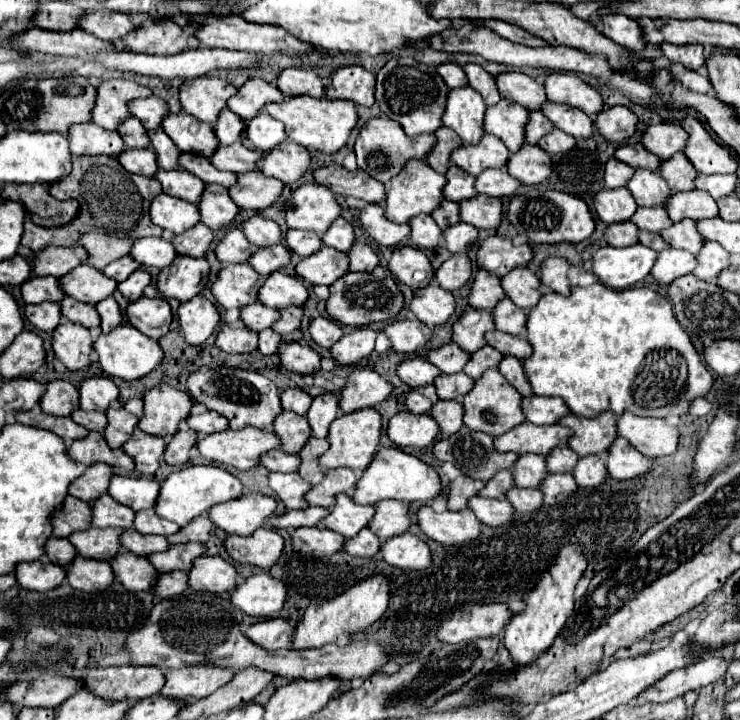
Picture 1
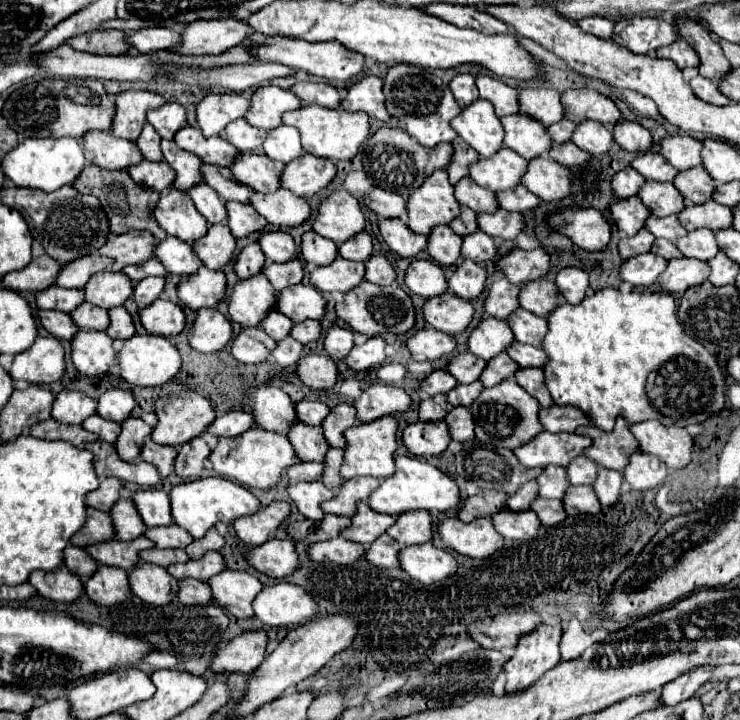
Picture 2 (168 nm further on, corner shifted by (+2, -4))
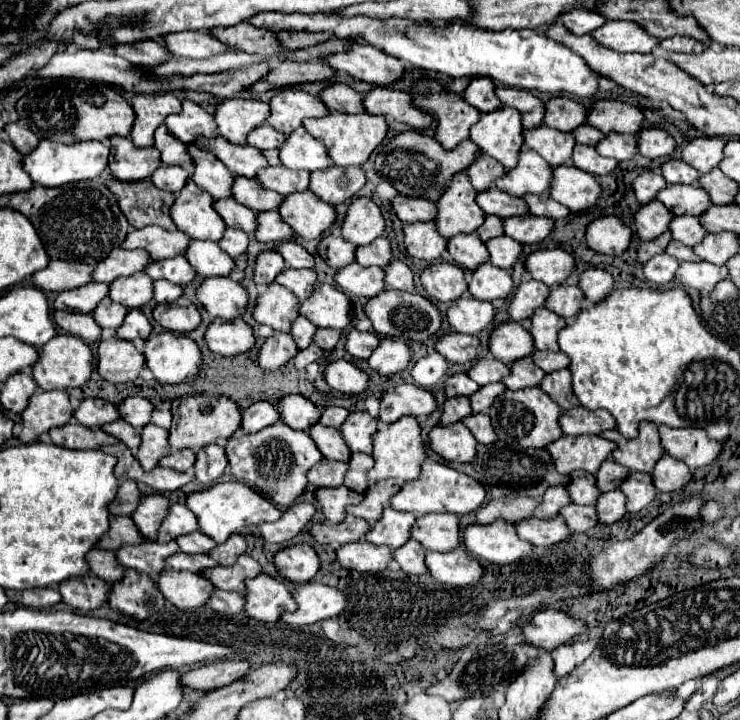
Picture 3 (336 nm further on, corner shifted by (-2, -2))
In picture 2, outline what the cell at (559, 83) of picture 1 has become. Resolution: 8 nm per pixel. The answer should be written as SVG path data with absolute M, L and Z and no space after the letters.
M569 89L561 95L561 101L565 107L565 117L575 123L593 119L613 127L623 119L617 105L607 95L601 95L593 89Z

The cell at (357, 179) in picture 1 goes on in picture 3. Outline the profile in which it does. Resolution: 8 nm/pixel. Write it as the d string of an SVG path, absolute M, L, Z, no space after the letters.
M397 195L391 201L391 207L395 211L395 215L403 221L403 223L415 223L415 221L431 221L435 217L435 203L427 201L427 199L411 199L411 197L403 197Z

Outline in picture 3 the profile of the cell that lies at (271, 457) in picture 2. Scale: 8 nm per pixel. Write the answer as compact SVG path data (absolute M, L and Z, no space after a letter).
M285 423L265 427L255 435L245 435L239 431L227 439L225 453L231 473L237 481L249 487L257 487L261 493L265 493L273 503L281 507L293 505L295 497L301 495L301 491L307 485L307 469L323 459L323 455L305 431L295 431Z

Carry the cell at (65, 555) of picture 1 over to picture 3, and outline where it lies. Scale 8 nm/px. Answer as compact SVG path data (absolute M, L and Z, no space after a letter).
M93 549L87 553L87 565L93 575L107 583L115 583L123 577L123 567L117 563L113 551L103 551L103 549Z

